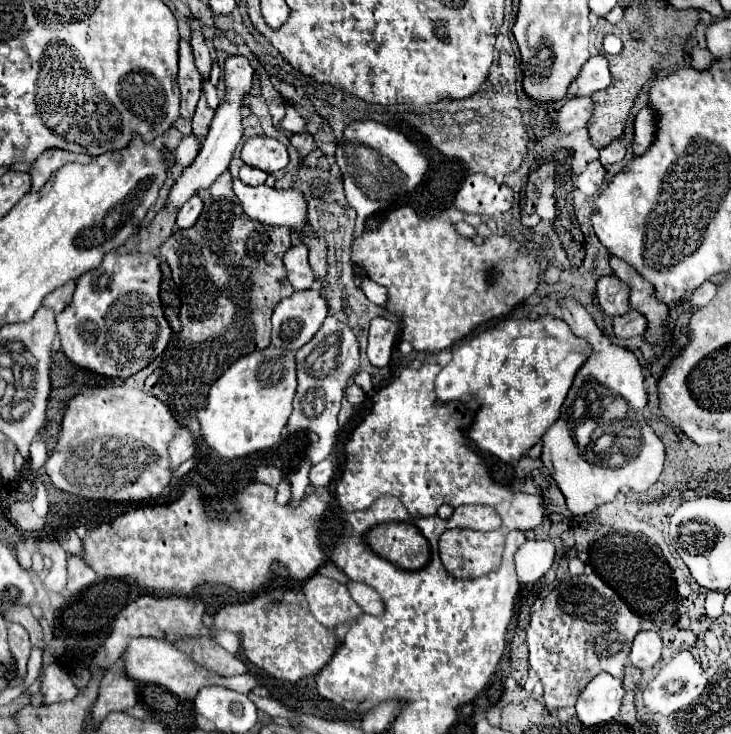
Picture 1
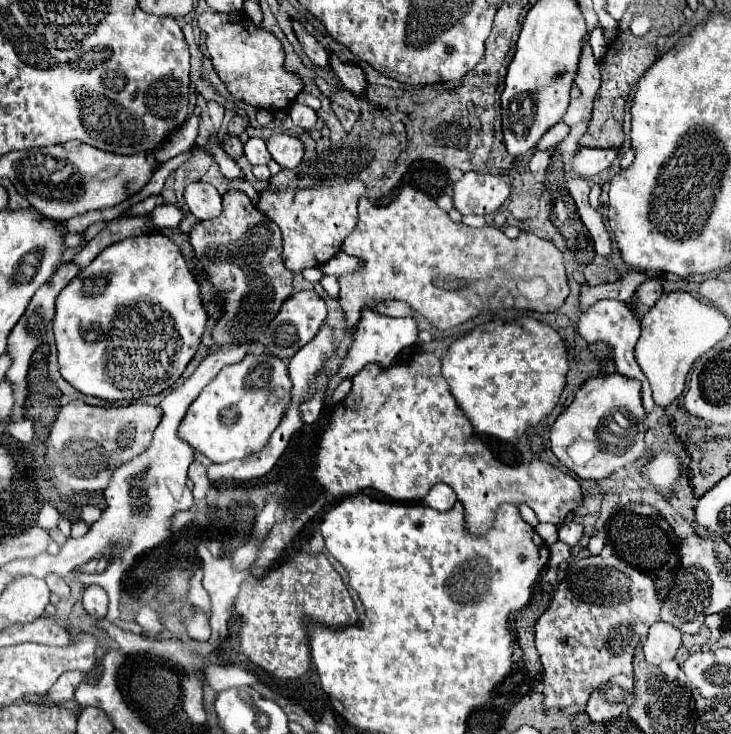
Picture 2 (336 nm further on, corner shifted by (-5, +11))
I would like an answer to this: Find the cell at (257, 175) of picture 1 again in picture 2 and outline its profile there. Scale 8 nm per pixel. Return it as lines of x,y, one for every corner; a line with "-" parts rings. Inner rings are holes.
250,137
244,143
244,155
252,165
266,165
272,159
266,149
266,141
258,139
258,137

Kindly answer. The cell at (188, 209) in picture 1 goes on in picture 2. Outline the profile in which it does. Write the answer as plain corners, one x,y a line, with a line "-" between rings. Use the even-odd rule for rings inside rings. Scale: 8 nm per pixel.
198,181
198,183
190,183
184,189
184,201
190,209
190,213
198,219
198,221
206,221
206,219
214,219
220,215
222,211
222,197
216,191
214,185
206,183
206,181

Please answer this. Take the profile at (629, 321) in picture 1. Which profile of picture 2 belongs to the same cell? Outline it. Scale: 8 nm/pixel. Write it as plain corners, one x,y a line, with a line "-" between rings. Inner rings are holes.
604,299
604,301
598,301
596,305
592,305
590,309
586,309
578,321
578,333
588,341
588,343
606,343
612,351
612,357
614,357
614,363
616,363
616,371
620,375
626,375
626,377
632,377
632,379
638,379
642,381
642,401
644,401
644,409
650,411
654,407
654,401
652,401
652,391
650,391
650,385
646,381
646,377
642,377
642,371
634,359
634,345
638,341
638,335
640,335
640,321
634,313
634,309
628,305
628,303
622,303
622,301
612,301
612,299

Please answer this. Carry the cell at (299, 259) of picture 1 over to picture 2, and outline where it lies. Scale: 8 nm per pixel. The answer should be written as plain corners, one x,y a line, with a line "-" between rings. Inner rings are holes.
362,181
340,183
332,187
312,187
312,189
278,189
266,187
260,195
258,209
270,217
282,231
282,259
290,271
304,271
308,267
322,267
341,251
344,237
356,225
356,205
364,195

